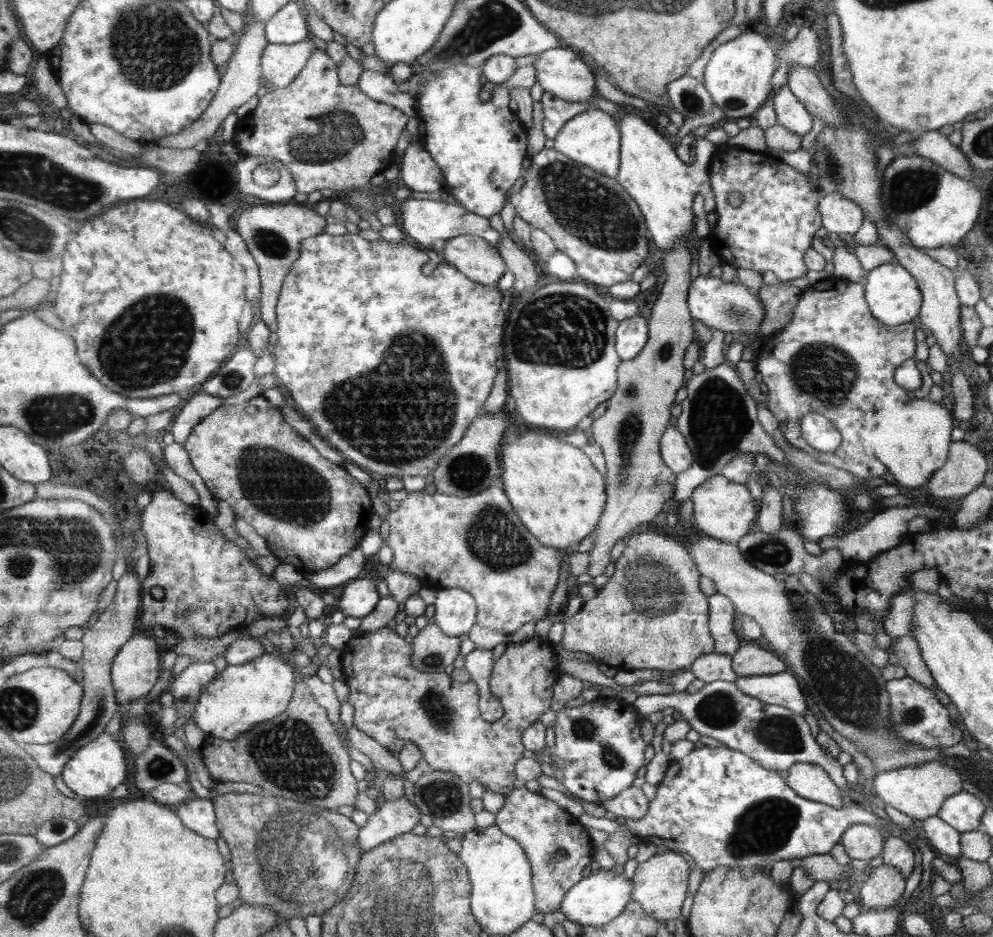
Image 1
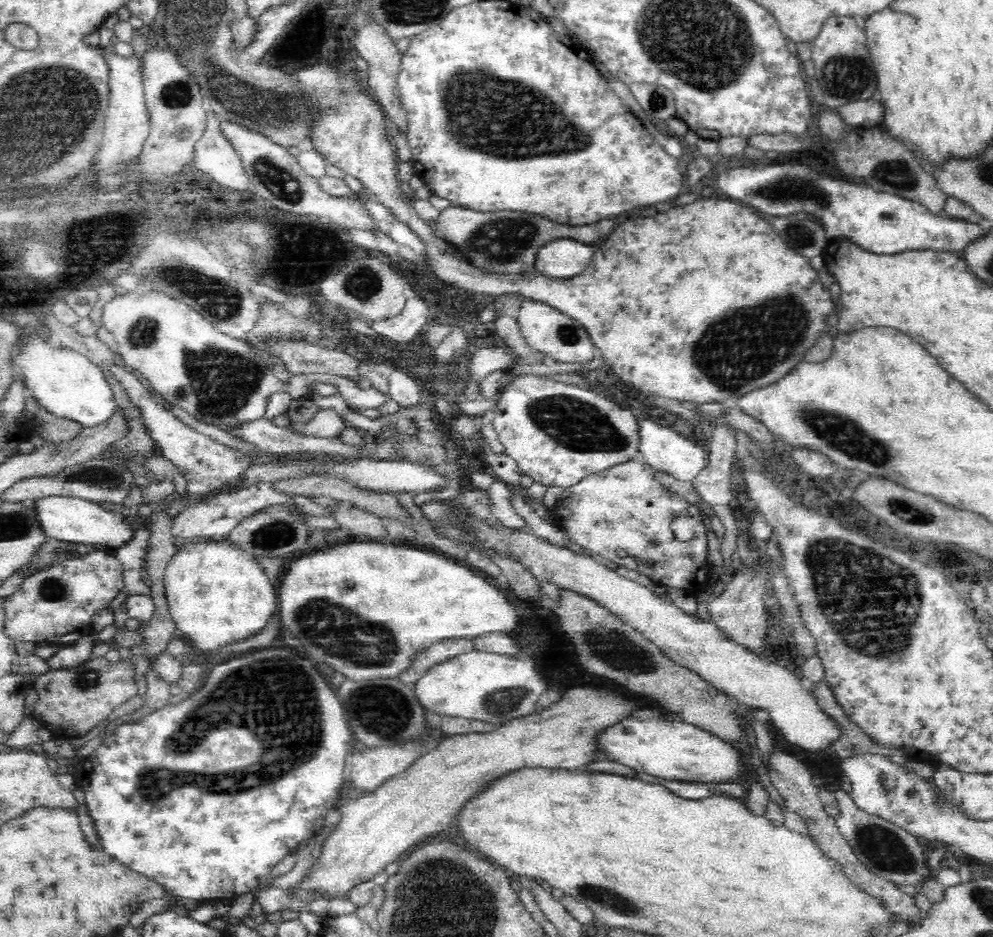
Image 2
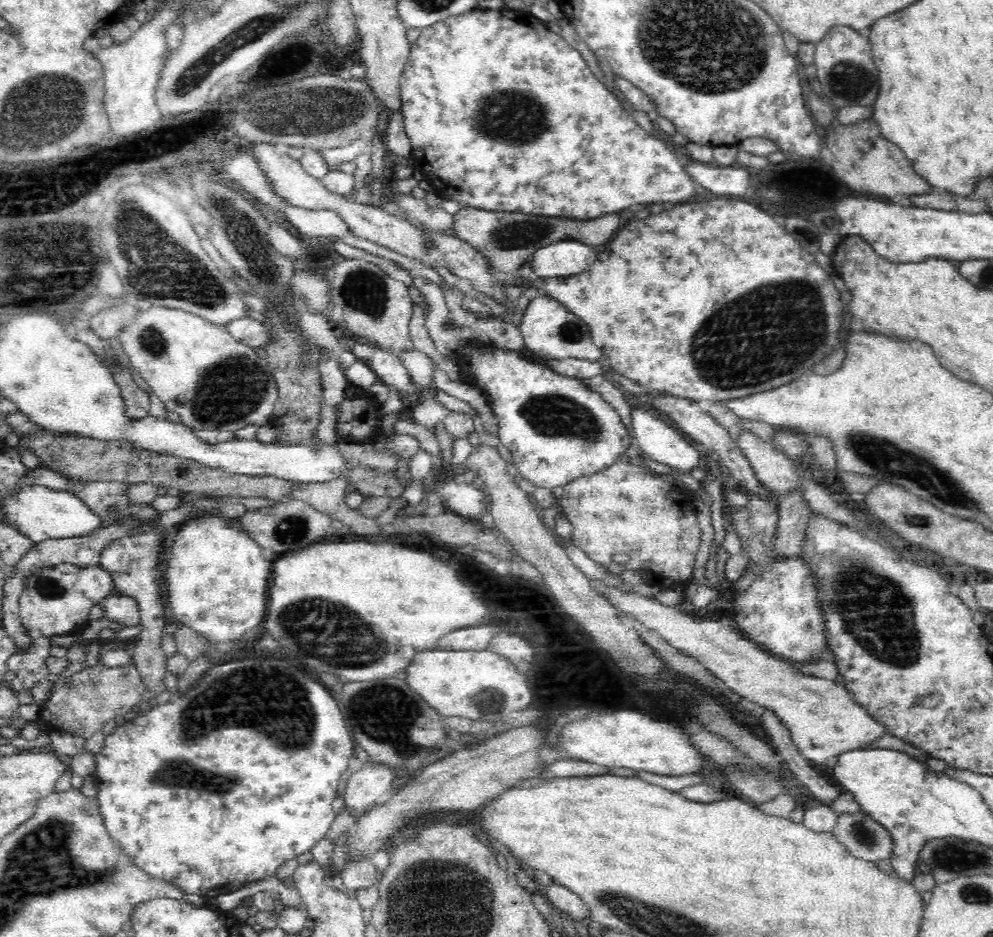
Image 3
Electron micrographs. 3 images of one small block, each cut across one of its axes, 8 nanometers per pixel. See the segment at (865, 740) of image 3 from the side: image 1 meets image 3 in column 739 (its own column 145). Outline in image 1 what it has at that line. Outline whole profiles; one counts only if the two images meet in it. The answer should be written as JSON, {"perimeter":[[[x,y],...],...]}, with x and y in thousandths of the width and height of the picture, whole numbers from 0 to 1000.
{"perimeter":[[[138,671],[129,685],[117,697],[113,705],[112,728],[116,737],[116,747],[122,755],[128,753],[132,748],[137,748],[152,739],[161,721],[163,695],[154,677]]]}

